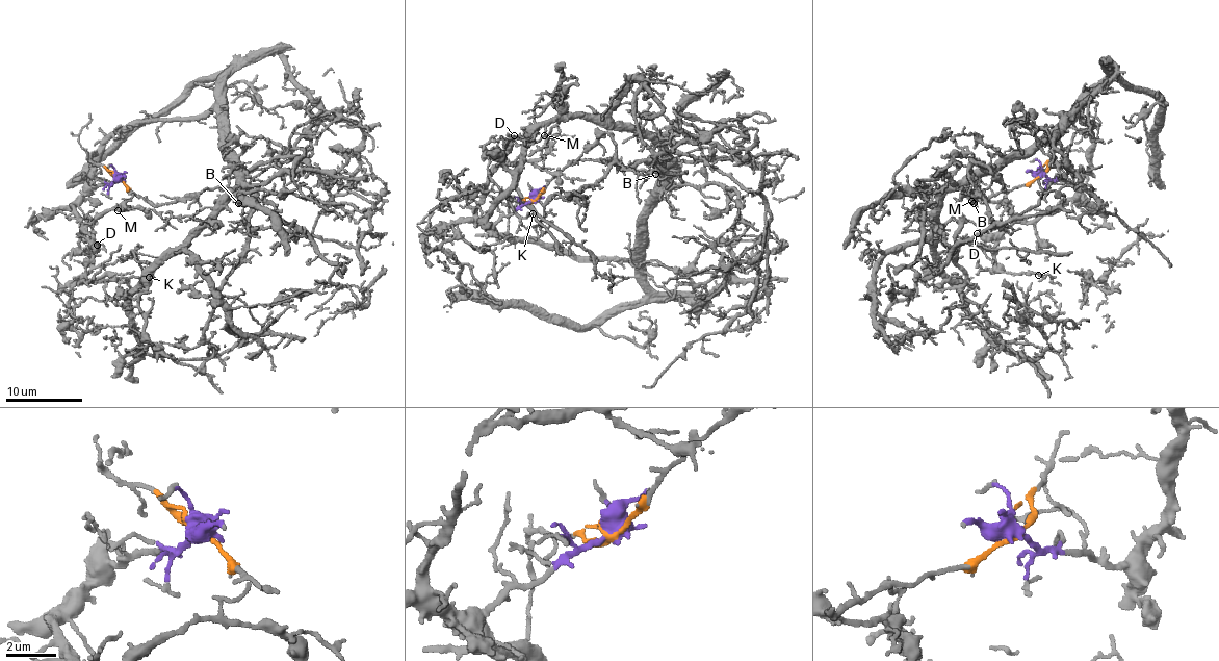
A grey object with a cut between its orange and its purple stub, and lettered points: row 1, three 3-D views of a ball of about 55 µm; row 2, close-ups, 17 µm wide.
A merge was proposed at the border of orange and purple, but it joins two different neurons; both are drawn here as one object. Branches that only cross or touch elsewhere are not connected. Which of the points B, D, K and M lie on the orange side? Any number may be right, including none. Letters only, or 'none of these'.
B

